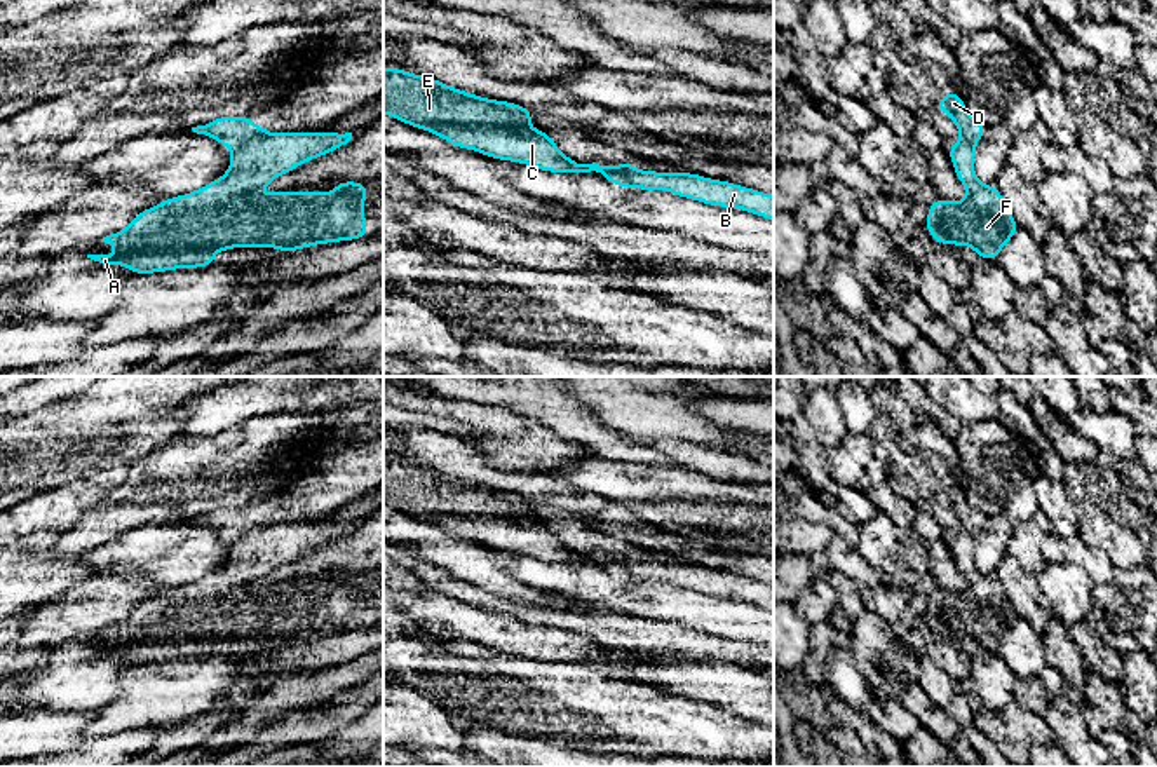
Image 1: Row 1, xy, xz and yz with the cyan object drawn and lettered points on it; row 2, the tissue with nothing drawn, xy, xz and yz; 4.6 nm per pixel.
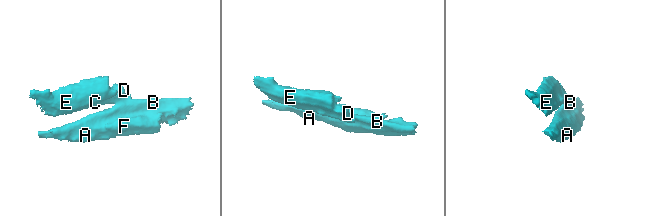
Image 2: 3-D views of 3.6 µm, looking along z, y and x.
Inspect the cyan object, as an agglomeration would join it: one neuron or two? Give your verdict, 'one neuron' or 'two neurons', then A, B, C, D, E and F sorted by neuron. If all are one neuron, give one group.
two neurons; groups A B F / C D E

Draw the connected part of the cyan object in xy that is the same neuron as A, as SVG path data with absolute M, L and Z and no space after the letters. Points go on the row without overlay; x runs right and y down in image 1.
M308 521L253 526L232 539L232 553L221 568L195 582L169 587L143 600L124 621L101 629L110 636L122 638L122 643L87 645L87 648L103 655L122 655L132 664L155 664L214 655L218 641L233 638L277 638L289 643L317 635L362 629L369 626L364 610L366 572L340 572L328 586L321 580L256 584L260 577L281 565L338 540L350 530L352 523Z

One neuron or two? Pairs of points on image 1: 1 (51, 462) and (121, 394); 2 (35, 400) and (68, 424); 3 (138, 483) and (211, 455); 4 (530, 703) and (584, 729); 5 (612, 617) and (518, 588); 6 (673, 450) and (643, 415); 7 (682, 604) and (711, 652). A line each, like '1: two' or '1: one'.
1: one
2: two
3: one
4: one
5: two
6: two
7: two

